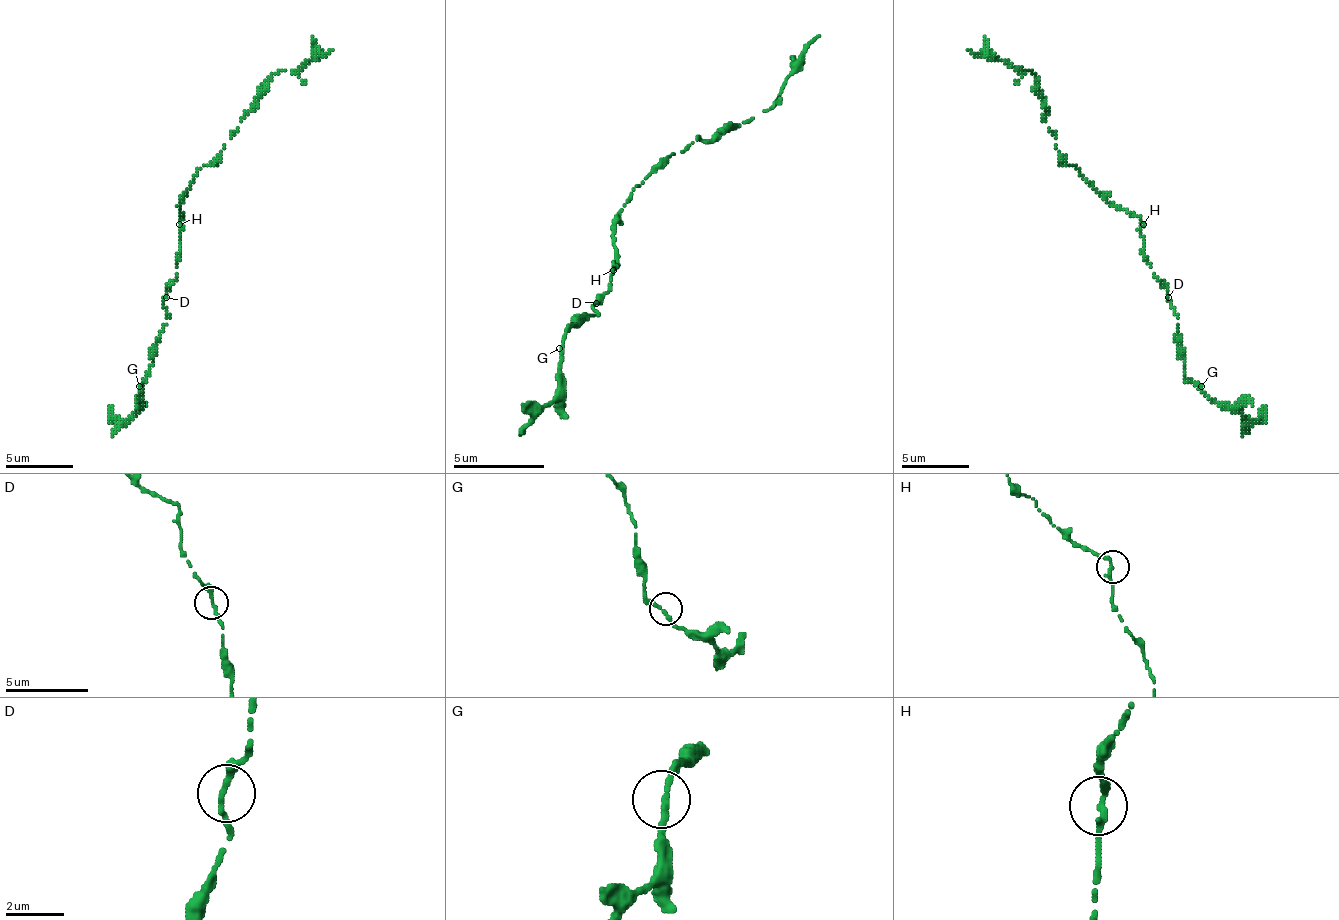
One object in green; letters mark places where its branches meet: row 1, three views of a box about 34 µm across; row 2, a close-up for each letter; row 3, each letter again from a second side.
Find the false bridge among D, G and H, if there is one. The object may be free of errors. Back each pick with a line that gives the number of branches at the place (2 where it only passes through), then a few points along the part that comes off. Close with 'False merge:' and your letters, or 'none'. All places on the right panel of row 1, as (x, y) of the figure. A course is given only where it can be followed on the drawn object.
False merge: none

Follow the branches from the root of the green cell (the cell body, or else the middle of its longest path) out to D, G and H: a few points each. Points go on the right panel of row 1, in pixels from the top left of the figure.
D: (1127, 213), (1134, 213), (1140, 219), (1144, 260), (1168, 291), (1168, 297)
G: (1127, 213), (1140, 219), (1144, 260), (1168, 291), (1178, 318), (1184, 375), (1201, 386)
H: (1127, 213), (1134, 213), (1144, 223)

